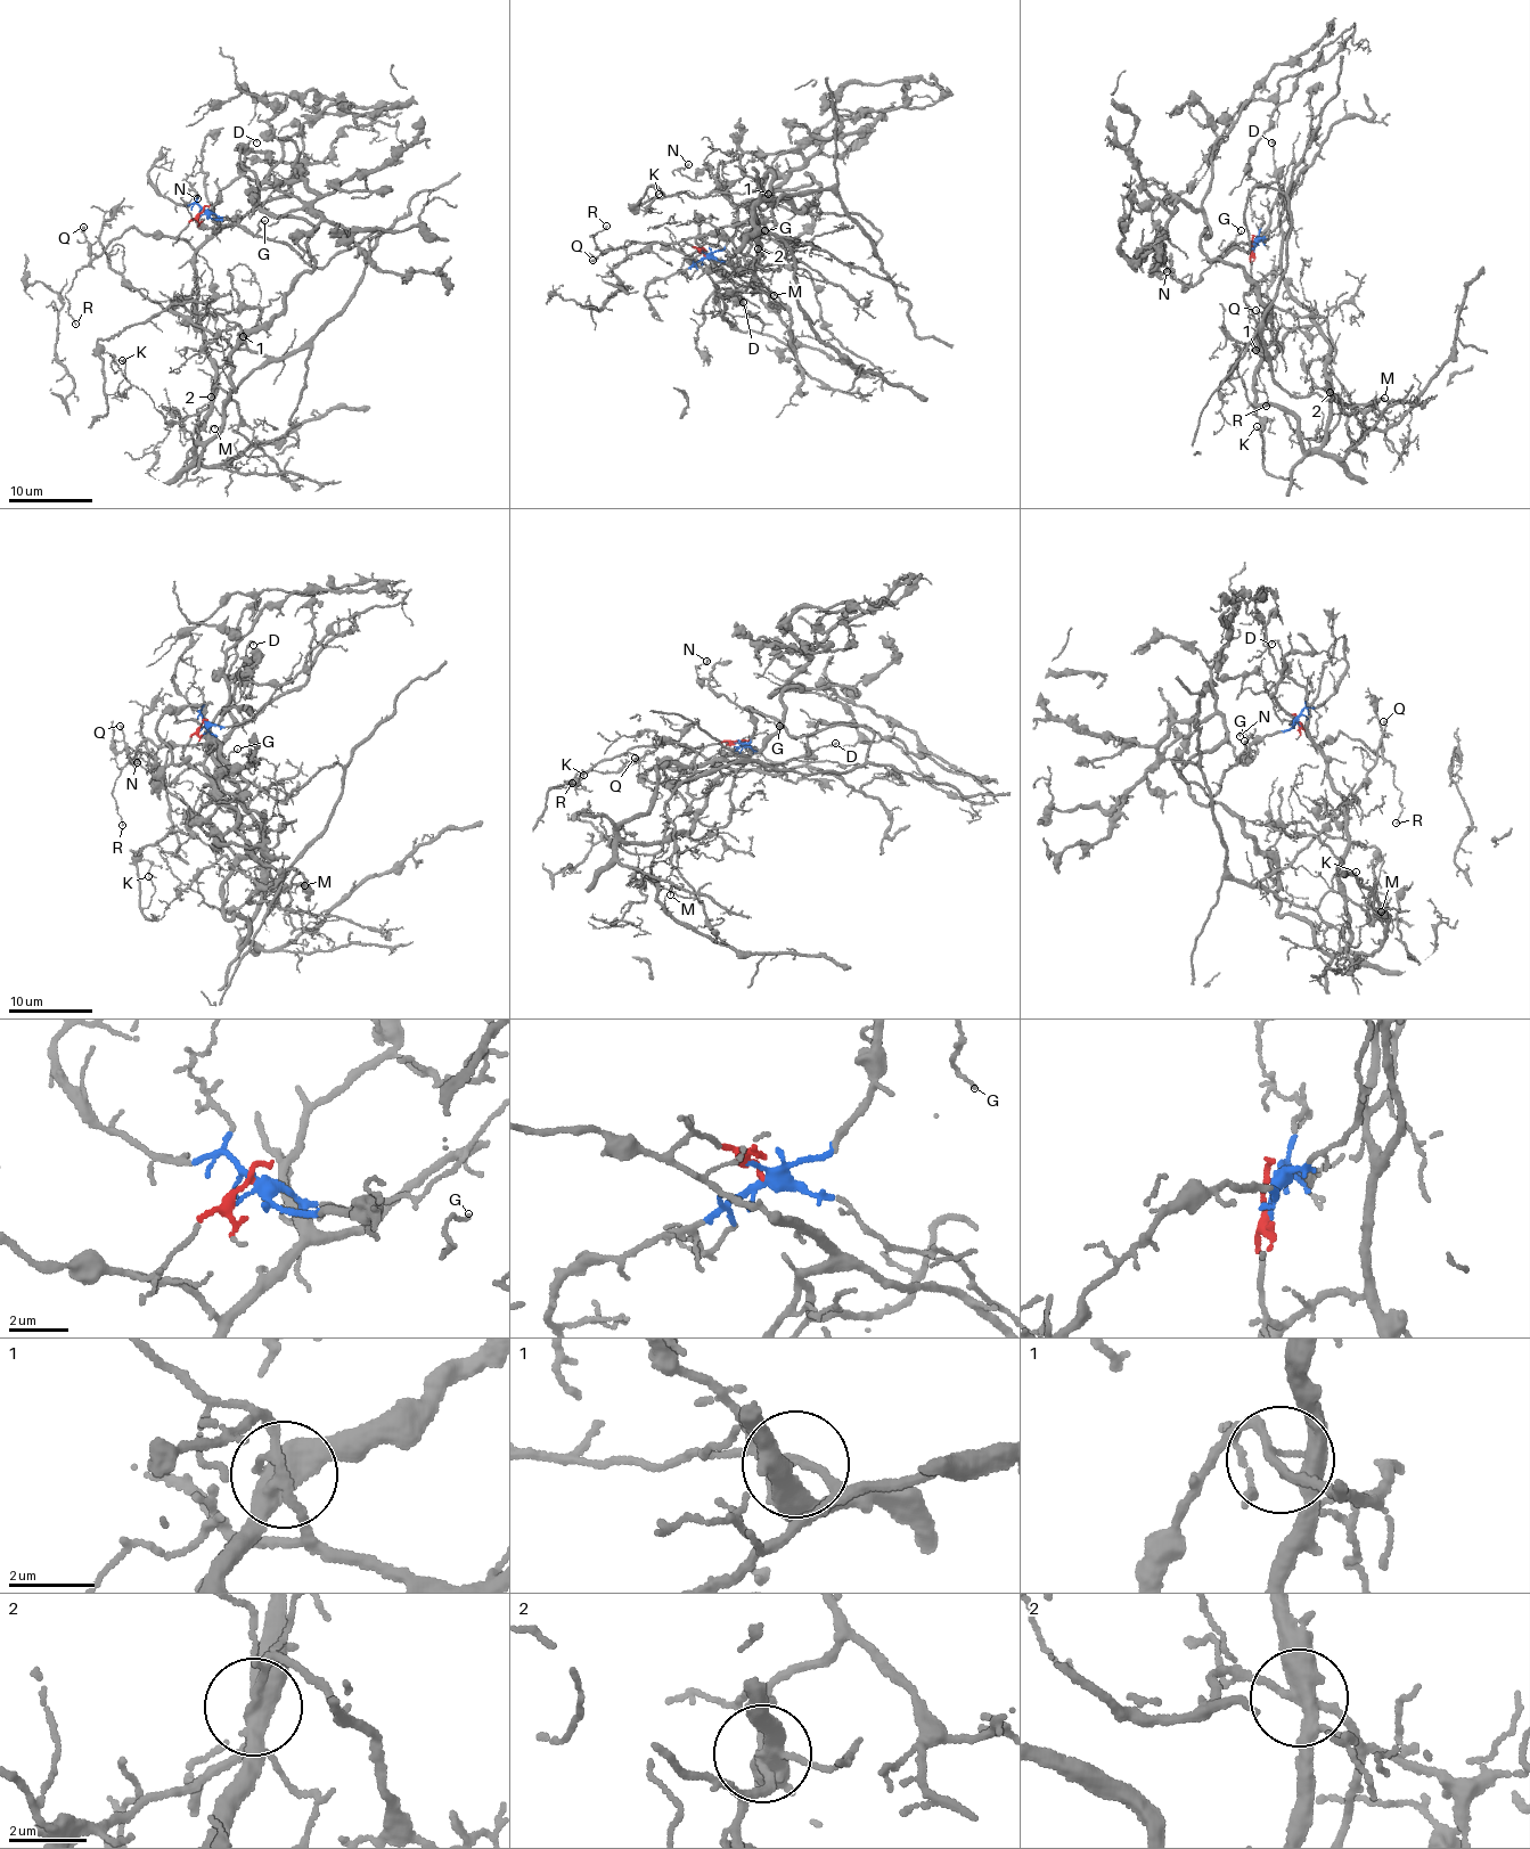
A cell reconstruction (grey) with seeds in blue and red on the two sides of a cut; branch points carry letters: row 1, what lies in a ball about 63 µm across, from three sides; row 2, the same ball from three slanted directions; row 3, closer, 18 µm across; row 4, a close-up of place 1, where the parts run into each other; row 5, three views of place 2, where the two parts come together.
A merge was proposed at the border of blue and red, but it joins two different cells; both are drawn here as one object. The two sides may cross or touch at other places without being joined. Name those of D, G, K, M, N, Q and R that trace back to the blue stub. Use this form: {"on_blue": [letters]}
{"on_blue": ["G", "K", "M", "N"]}

